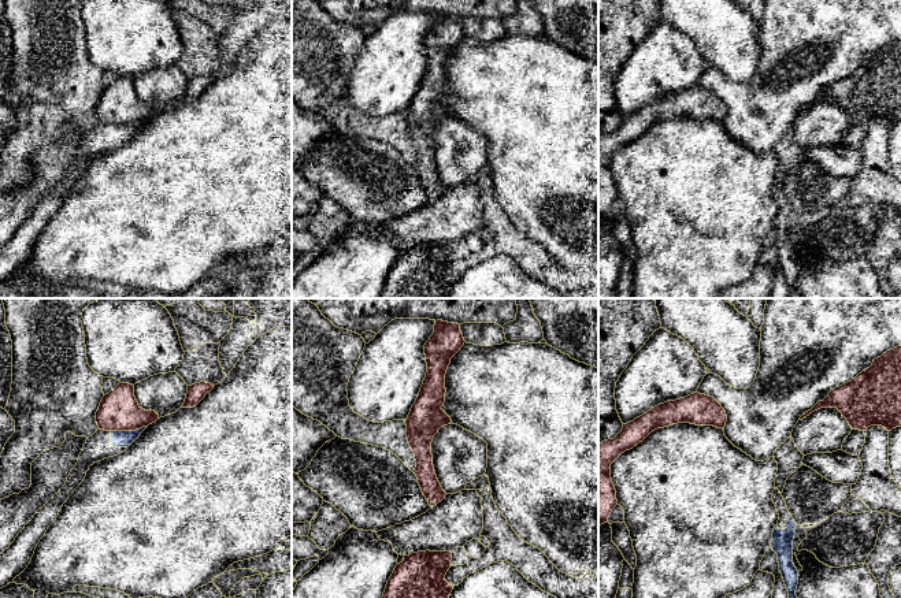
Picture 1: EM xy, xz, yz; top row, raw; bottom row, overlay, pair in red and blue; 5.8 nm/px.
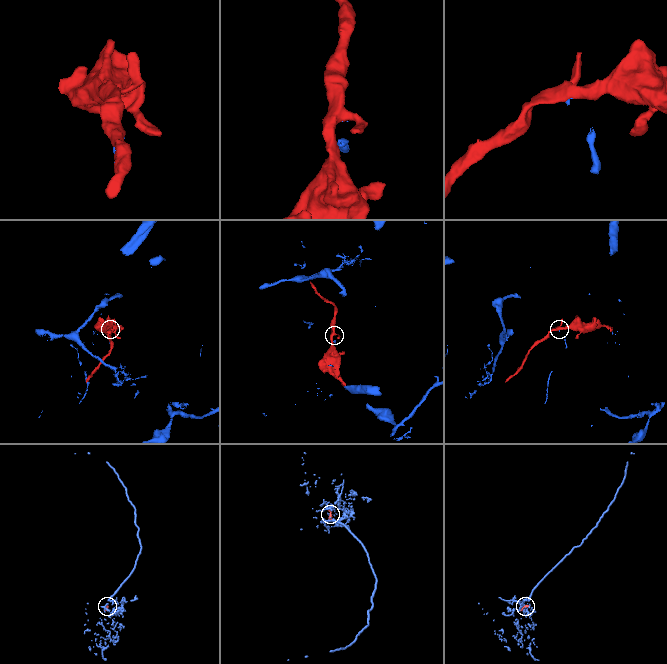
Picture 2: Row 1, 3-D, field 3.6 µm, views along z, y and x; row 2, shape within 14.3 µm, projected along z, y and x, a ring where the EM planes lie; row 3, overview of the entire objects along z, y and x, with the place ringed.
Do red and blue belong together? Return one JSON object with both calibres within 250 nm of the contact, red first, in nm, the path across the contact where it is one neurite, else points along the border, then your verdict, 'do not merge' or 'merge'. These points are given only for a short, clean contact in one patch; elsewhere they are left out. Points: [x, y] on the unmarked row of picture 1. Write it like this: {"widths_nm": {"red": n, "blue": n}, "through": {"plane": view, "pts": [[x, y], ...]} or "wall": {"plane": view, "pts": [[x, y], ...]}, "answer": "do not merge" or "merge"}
{"widths_nm": {"red": 240, "blue": 100}, "wall": {"plane": "xy", "pts": [[145, 119], [137, 123], [111, 125]]}, "answer": "do not merge"}

